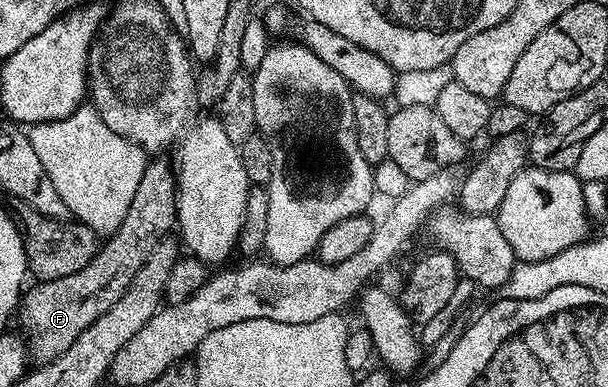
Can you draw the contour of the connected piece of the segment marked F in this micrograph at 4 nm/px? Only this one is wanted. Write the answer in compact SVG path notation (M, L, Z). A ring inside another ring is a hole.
M163 157L156 159L159 159L156 163L155 160L148 162L145 173L141 173L137 193L133 193L133 201L129 201L126 217L100 246L99 254L93 257L93 261L89 261L85 269L69 277L36 282L36 287L32 291L30 288L22 296L17 315L18 318L23 318L29 355L36 364L50 363L52 359L65 353L65 349L69 349L69 345L73 345L73 341L77 341L77 337L81 337L81 333L85 333L85 329L89 329L89 325L93 325L97 317L109 313L109 309L113 309L113 305L121 301L125 289L129 289L129 281L137 277L141 265L149 261L161 240L172 234L177 223L177 175L170 162L167 164Z

